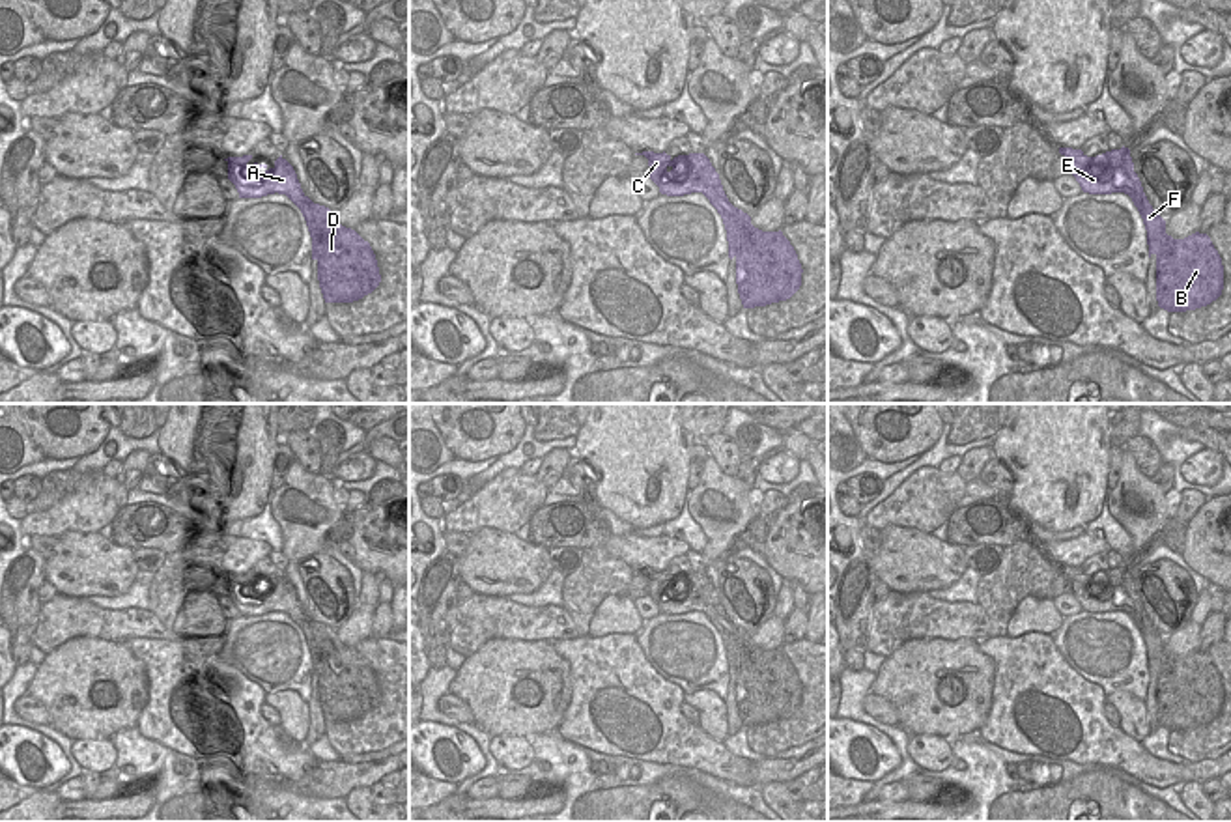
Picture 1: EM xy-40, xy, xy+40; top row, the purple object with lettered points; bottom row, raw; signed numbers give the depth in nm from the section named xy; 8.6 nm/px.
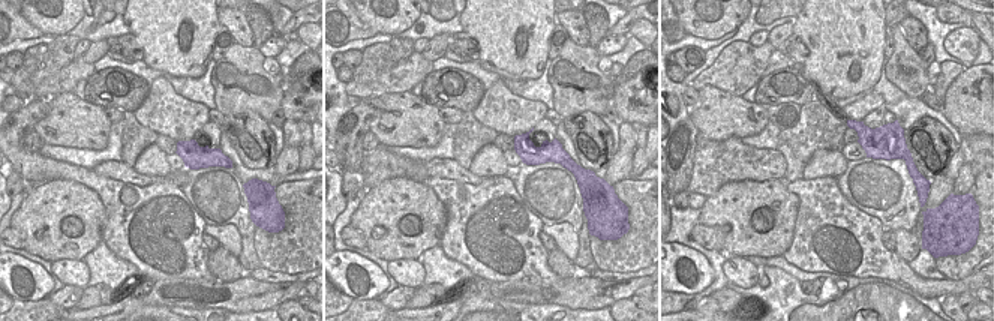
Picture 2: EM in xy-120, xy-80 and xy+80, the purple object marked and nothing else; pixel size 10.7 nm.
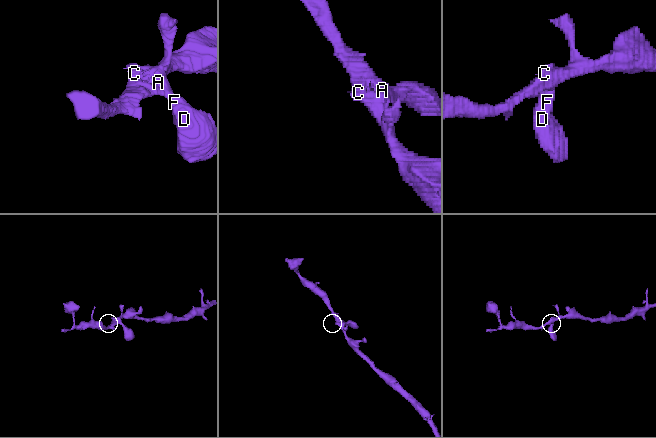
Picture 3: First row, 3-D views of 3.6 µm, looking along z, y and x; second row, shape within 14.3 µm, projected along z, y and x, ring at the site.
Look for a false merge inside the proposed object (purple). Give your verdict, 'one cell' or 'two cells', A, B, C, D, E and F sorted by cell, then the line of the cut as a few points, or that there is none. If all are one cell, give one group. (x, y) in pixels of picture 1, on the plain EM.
one cell; groups A B C D E F; cut none

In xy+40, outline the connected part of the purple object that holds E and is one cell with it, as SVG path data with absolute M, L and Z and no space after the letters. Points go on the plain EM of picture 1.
M1059 566L1072 581L1072 594L1083 611L1125 611L1138 626L1145 648L1149 676L1156 674L1156 719L1167 730L1186 730L1210 723L1224 708L1224 684L1207 652L1173 658L1166 639L1149 622L1134 590L1128 566L1087 575L1082 568Z

